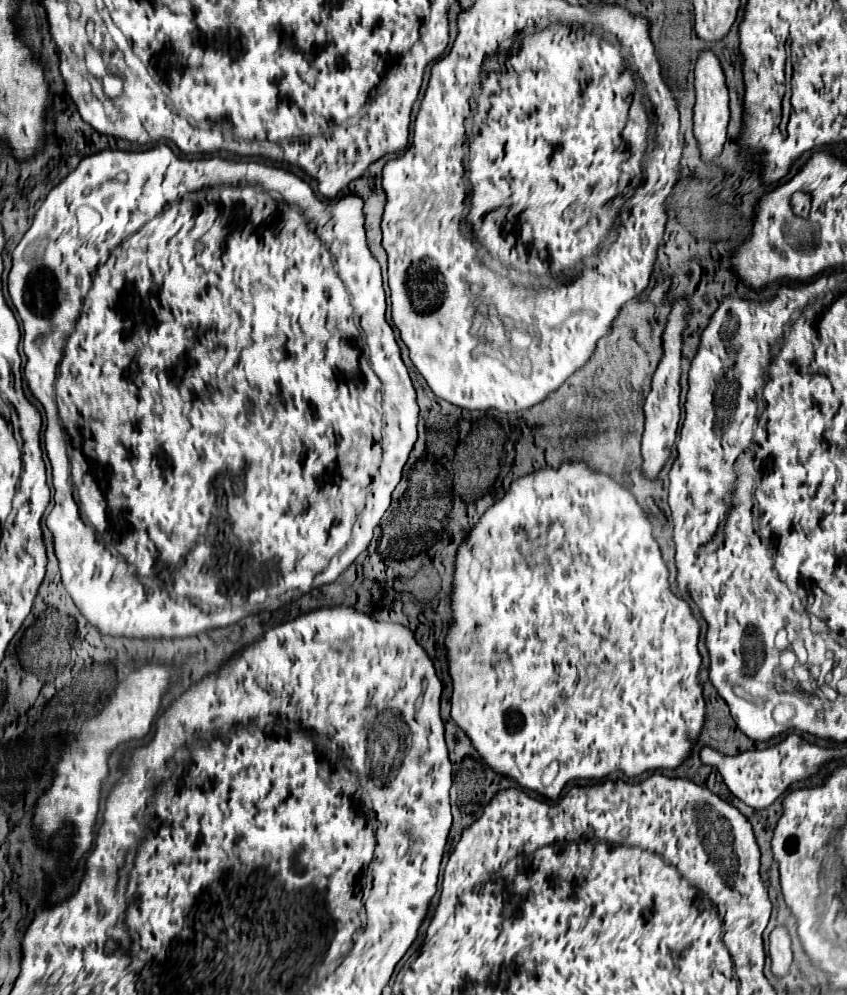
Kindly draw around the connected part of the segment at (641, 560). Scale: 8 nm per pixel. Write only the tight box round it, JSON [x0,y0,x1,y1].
[447,462,705,800]

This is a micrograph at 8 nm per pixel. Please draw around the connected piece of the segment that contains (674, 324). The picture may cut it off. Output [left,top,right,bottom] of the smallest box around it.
[641,300,689,480]

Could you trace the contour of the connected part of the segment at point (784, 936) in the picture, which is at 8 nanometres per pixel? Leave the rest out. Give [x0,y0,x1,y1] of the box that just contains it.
[769,926,793,978]

